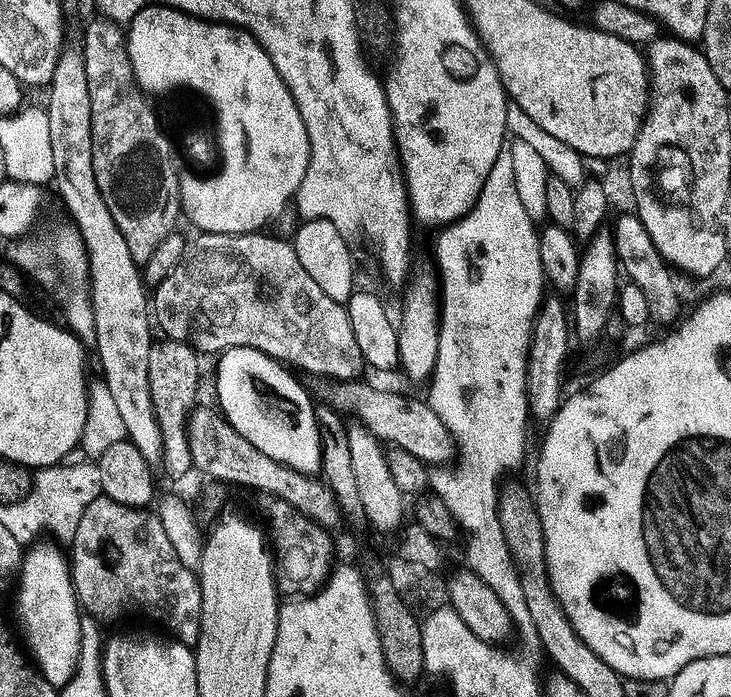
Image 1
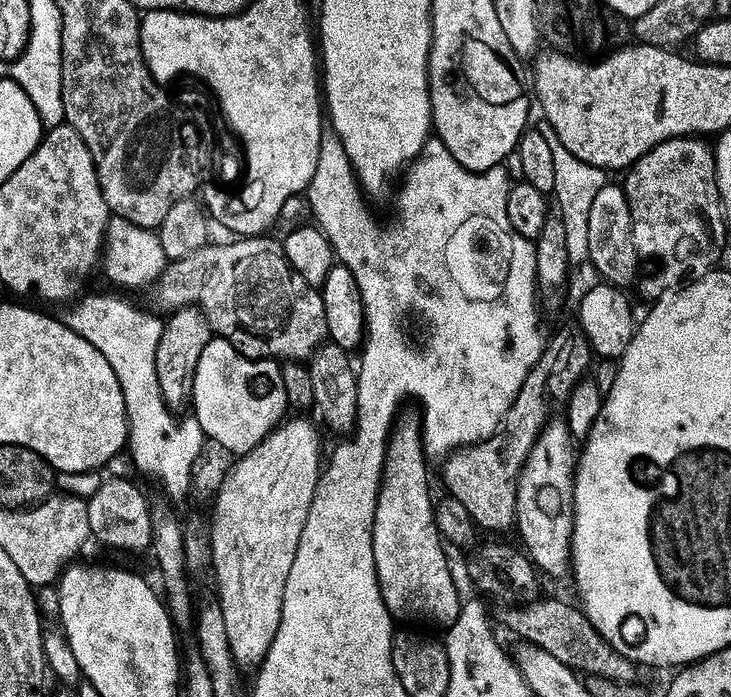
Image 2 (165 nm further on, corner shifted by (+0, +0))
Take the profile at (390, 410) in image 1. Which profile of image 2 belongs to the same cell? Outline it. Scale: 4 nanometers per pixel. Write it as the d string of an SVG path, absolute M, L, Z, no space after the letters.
M579 327L562 329L547 341L543 358L526 378L524 390L512 403L500 431L481 444L469 444L453 452L443 461L444 484L452 491L451 499L462 502L483 531L504 532L515 525L518 482L530 450L534 450L542 430L553 419L552 411L563 409L581 380L589 375L592 360L594 353Z

